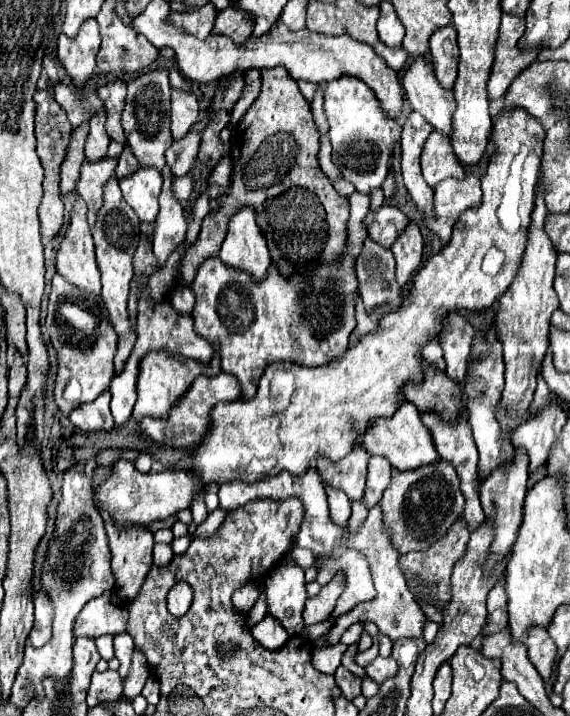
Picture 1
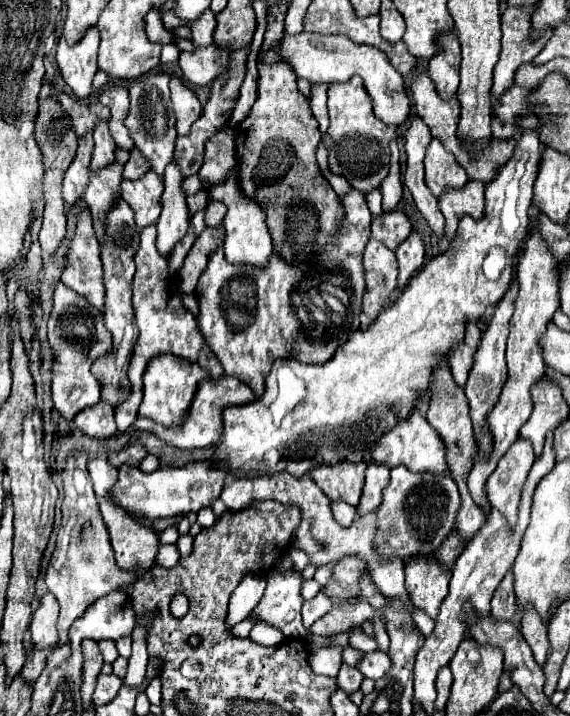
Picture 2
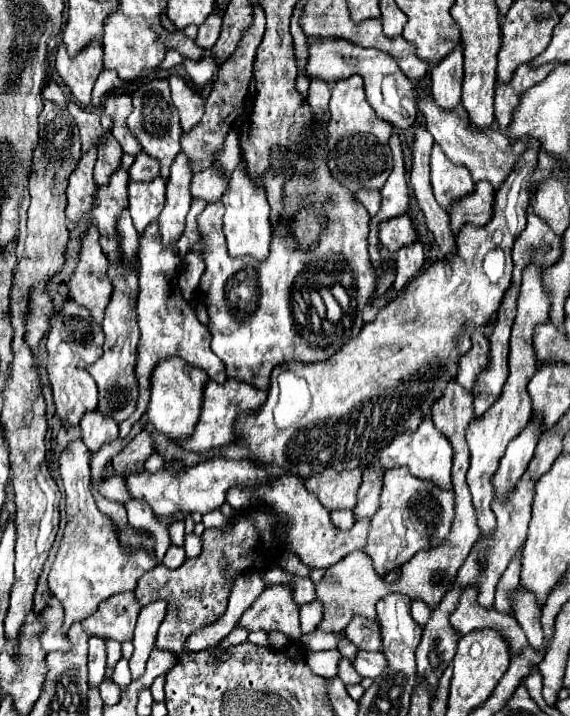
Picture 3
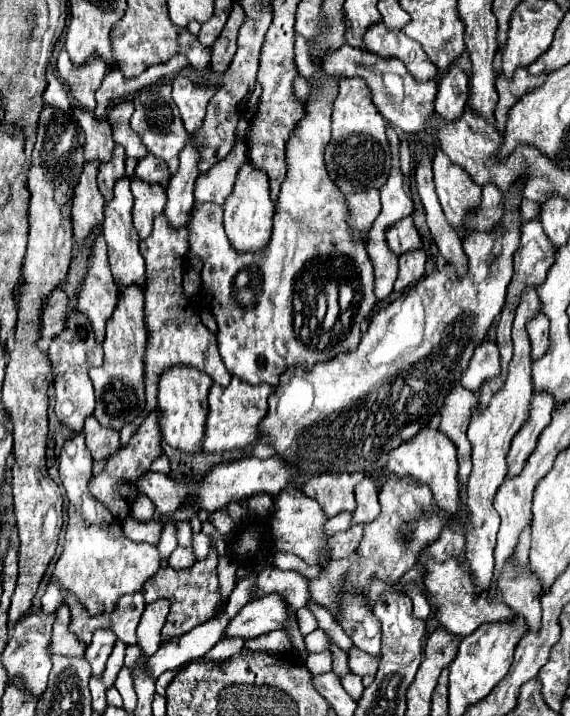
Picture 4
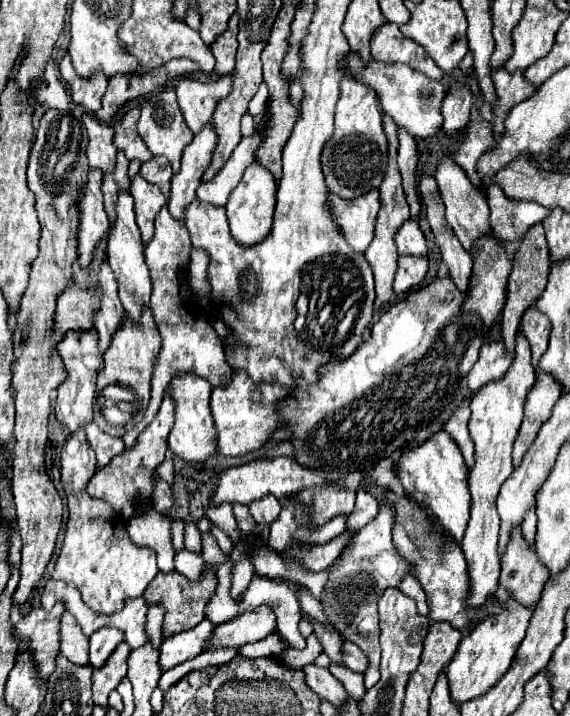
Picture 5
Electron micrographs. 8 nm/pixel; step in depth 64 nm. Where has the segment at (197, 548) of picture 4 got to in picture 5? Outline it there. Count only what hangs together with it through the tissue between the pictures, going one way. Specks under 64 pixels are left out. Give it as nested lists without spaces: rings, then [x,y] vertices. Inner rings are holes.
[[[204,532],[202,534],[202,560],[204,562],[210,562],[210,564],[214,564],[214,566],[218,566],[220,562],[224,562],[224,554],[222,554],[222,550],[218,548],[218,544],[216,544],[216,540],[214,540],[214,536],[210,536],[208,532]]]

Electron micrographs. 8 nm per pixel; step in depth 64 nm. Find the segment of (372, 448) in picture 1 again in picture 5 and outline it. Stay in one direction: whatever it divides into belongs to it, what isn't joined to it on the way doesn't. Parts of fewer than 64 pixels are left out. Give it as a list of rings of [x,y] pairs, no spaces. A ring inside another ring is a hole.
[[[442,430],[426,438],[414,448],[402,450],[396,462],[398,478],[406,492],[414,494],[414,500],[426,504],[438,522],[448,530],[448,534],[460,544],[470,512],[470,492],[468,492],[468,470],[456,442]]]

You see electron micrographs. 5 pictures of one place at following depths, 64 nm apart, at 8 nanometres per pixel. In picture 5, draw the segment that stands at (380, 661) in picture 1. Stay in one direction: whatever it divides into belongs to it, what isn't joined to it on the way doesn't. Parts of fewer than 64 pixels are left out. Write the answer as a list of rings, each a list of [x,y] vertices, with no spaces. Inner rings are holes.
[[[346,642],[344,644],[344,664],[354,672],[364,674],[368,668],[368,658],[364,652],[360,652],[358,646],[354,646],[352,642]]]

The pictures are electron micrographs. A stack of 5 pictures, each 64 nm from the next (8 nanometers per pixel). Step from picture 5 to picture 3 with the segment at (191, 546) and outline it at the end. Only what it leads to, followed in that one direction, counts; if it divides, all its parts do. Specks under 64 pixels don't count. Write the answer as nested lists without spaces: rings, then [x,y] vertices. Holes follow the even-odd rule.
[[[182,520],[174,522],[174,524],[168,528],[168,532],[170,532],[170,542],[176,544],[176,546],[182,546],[182,542],[184,542],[184,522],[182,522]]]

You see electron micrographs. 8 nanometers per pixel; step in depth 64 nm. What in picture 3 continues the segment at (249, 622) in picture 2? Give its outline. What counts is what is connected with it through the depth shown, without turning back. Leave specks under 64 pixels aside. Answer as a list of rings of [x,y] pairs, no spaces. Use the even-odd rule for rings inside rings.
[[[236,626],[222,642],[220,642],[220,646],[222,648],[228,648],[228,646],[236,646],[236,644],[240,644],[240,642],[246,642],[246,638],[248,638],[248,634],[246,634],[246,630],[242,630],[240,626]]]

